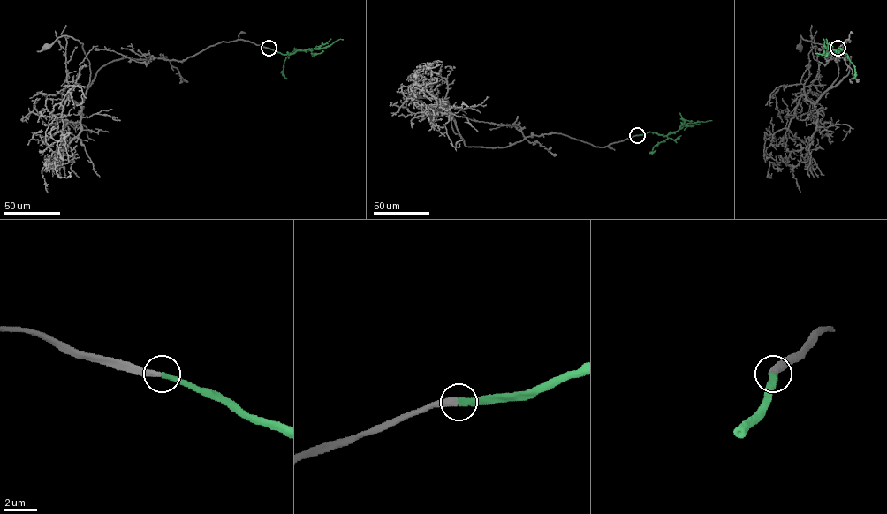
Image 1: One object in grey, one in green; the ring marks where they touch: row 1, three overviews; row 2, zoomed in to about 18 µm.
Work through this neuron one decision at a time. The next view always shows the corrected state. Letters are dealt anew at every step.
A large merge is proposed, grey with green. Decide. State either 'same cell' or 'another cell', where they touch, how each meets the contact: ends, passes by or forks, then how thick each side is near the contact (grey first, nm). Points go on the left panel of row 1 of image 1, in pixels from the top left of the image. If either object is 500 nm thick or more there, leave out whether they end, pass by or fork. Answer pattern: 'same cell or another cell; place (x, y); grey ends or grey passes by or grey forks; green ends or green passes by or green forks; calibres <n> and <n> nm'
same cell; place (269, 48); grey ends; green ends; calibres 360 and 360 nm

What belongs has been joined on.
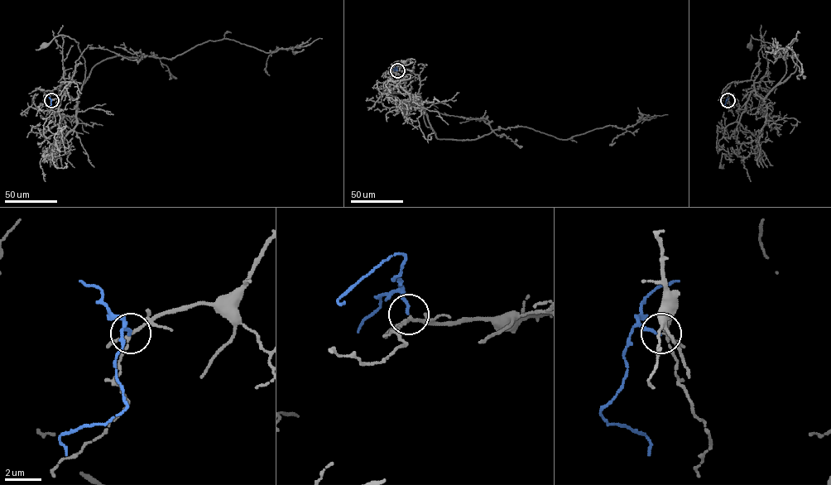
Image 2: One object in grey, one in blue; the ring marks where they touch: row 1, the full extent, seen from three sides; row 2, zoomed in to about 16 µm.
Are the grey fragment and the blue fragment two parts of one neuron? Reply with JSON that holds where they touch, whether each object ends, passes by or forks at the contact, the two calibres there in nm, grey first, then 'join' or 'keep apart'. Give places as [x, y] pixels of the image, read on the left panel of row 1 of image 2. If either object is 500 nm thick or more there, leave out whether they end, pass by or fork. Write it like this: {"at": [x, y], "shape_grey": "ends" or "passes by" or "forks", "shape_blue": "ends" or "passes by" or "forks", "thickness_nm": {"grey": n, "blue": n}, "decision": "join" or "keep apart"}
{"at": [51, 100], "shape_grey": "forks", "shape_blue": "ends", "thickness_nm": {"grey": 140, "blue": 140}, "decision": "join"}

